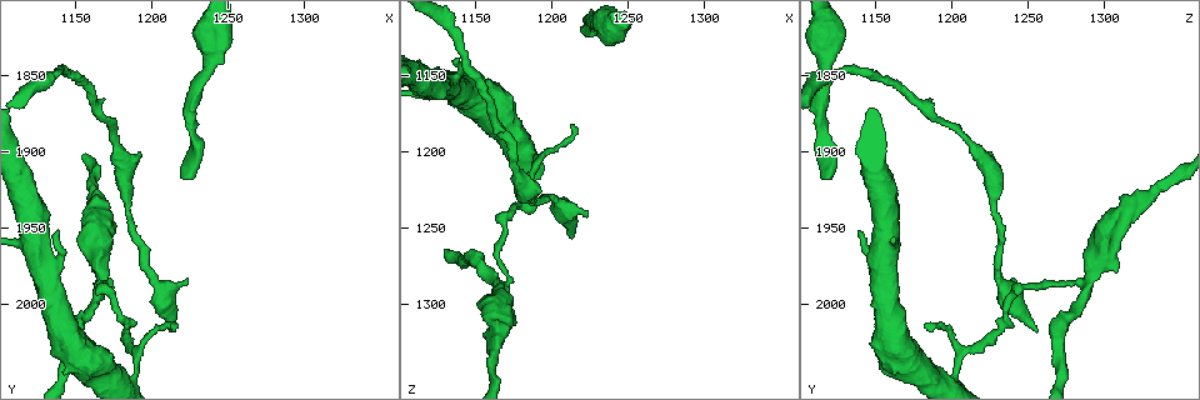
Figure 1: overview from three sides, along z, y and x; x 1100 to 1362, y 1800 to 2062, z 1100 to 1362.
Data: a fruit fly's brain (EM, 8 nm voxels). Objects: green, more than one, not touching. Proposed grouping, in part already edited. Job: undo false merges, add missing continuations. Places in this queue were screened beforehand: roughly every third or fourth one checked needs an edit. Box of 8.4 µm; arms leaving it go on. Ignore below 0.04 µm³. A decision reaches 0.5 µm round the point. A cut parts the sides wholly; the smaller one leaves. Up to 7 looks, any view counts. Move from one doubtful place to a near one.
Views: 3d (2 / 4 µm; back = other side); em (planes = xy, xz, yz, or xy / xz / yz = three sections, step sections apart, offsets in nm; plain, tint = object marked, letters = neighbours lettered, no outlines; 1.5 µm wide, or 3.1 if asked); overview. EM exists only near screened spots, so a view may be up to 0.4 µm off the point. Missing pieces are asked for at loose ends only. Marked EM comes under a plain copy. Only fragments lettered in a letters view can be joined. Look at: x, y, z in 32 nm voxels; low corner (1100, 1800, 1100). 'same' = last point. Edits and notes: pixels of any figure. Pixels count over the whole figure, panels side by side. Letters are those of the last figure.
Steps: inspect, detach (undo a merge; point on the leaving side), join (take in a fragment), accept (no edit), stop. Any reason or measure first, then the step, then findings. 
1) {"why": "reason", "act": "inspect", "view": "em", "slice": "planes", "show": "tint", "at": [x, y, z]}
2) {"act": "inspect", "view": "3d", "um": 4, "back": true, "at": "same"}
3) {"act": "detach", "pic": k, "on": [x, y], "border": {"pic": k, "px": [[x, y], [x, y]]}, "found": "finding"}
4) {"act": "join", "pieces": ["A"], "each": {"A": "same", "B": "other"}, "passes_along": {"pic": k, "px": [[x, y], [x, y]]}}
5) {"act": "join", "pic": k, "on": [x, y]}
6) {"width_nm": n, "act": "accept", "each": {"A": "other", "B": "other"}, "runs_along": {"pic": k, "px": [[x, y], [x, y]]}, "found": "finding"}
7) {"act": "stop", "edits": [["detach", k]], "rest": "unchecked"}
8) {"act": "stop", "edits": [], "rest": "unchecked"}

{"why": "a narrow waist", "act": "inspect", "view": "3d", "um": 4, "at": [1186, 1936, 1226]}

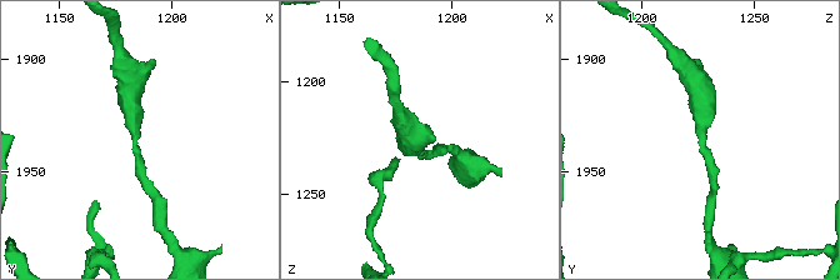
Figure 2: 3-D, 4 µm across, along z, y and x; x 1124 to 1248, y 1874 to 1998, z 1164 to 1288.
{"why": "now the EM", "act": "inspect", "view": "em", "slice": "planes", "show": "tint", "at": [1184, 1935, 1229]}

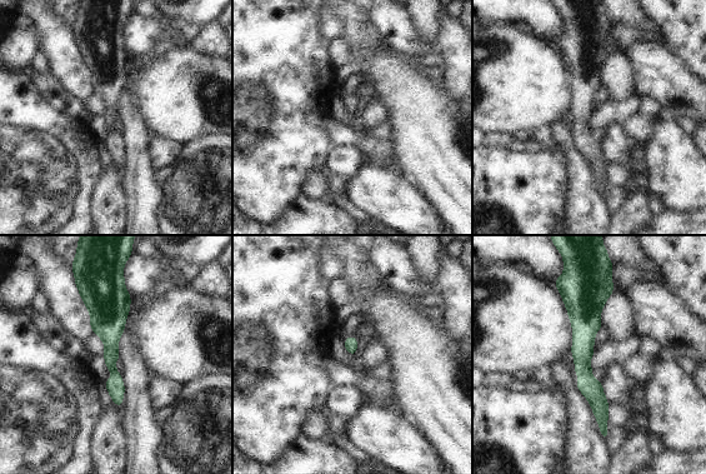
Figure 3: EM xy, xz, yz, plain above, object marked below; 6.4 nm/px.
{"act": "inspect", "view": "em", "slice": "planes", "show": "letters", "at": "same"}

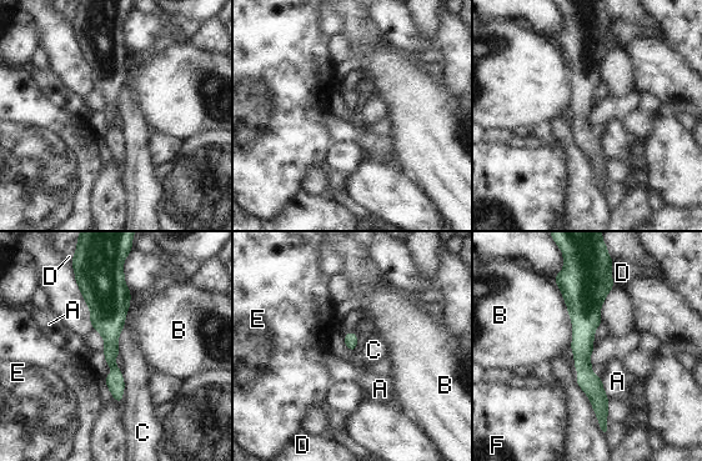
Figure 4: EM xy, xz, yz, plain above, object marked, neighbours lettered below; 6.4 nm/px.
{"act": "accept", "each": {"A": "other", "B": "other", "C": "other", "D": "other", "E": "other", "F": "other"}, "border": {"pic": 4, "px": [[119, 369], [124, 381], [120, 404]]}, "found": "one neuron here"}

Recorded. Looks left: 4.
{"why": "three-way junction", "act": "inspect", "view": "3d", "um": 2, "at": [1172, 1986, 1288]}

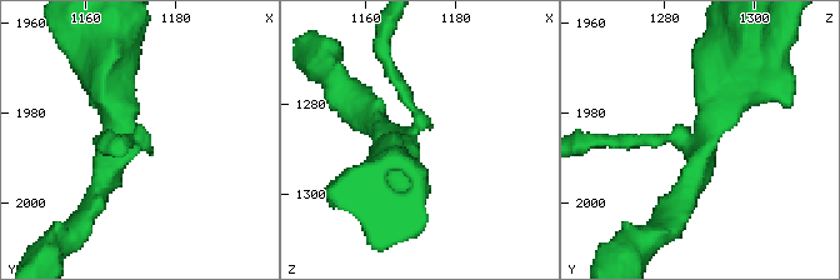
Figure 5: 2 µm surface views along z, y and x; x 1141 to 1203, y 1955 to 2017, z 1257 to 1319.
{"arms": 3, "act": "inspect", "view": "em", "slice": "planes", "show": "tint", "at": [1169, 1986, 1287]}

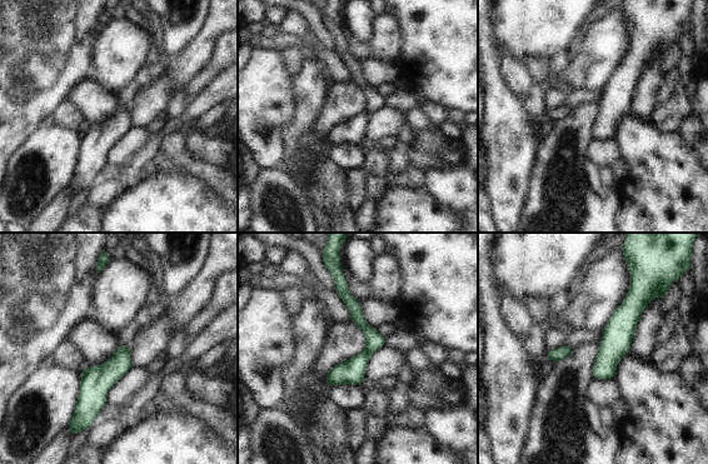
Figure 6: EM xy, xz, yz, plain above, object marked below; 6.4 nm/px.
{"act": "inspect", "view": "em", "slice": "planes", "show": "letters", "at": "same"}

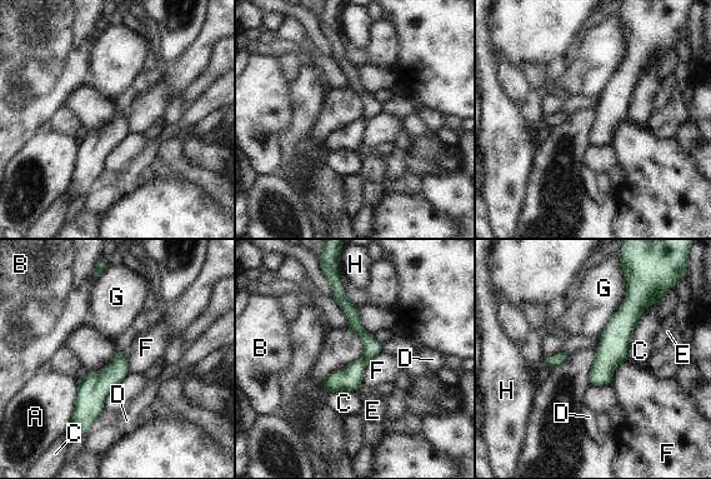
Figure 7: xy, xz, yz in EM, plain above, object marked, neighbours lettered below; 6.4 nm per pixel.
{"act": "detach", "pic": 7, "on": [349, 378], "each": {"A": "other", "B": "other", "C": "other", "D": "other", "E": "other", "F": "other", "G": "other", "H": "other"}, "found": "two neurons meet here"}

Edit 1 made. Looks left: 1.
{"act": "stop", "edits": [["detach", 7]], "rest": "unchecked"}

